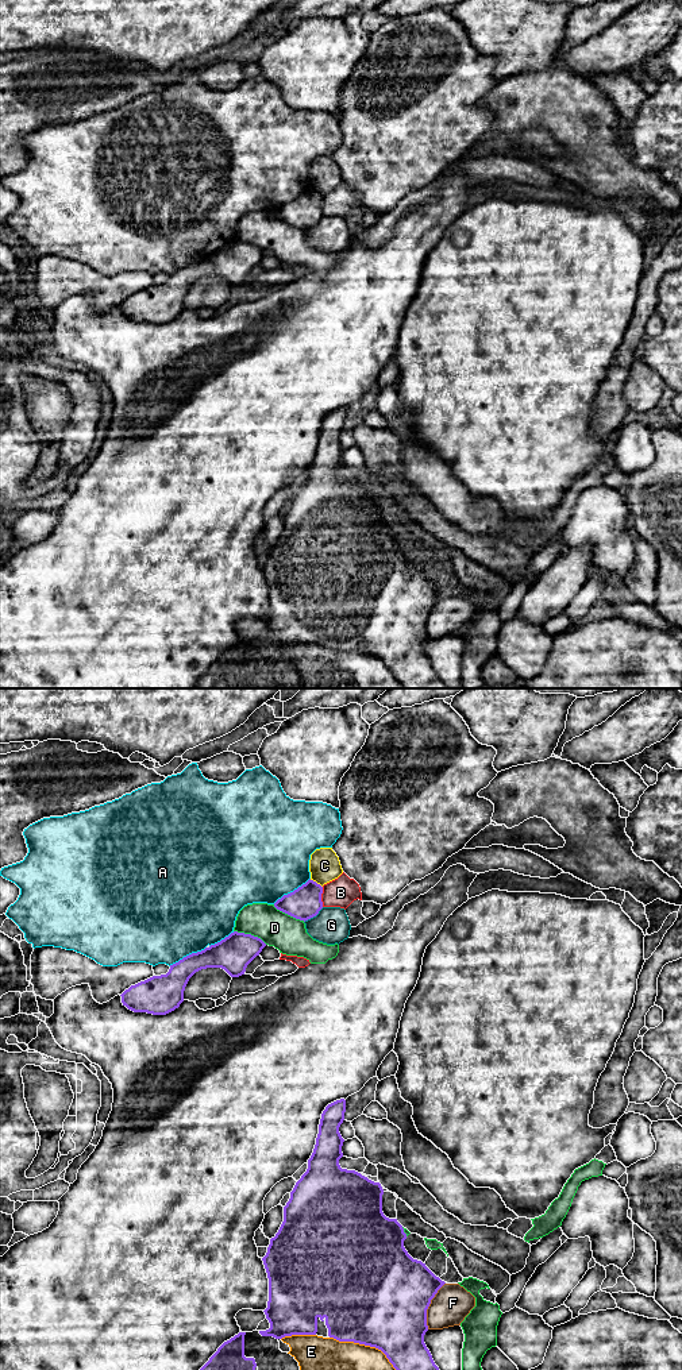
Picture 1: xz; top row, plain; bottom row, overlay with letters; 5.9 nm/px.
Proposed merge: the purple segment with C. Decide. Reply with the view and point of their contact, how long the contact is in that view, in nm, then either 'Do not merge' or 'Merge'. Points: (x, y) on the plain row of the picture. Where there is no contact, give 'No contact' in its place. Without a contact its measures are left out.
Touches purple at xz (315, 190). Shared border 90 nm. Do not merge

